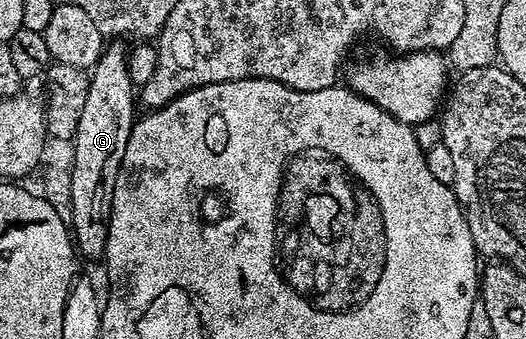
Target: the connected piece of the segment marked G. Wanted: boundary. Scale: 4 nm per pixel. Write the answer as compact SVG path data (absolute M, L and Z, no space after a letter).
M111 43L104 48L95 68L90 70L89 95L81 111L81 123L73 138L75 158L69 163L72 177L72 221L69 232L80 258L102 258L107 251L107 218L111 215L113 187L125 159L131 128L135 126L137 93L127 66L128 50Z

